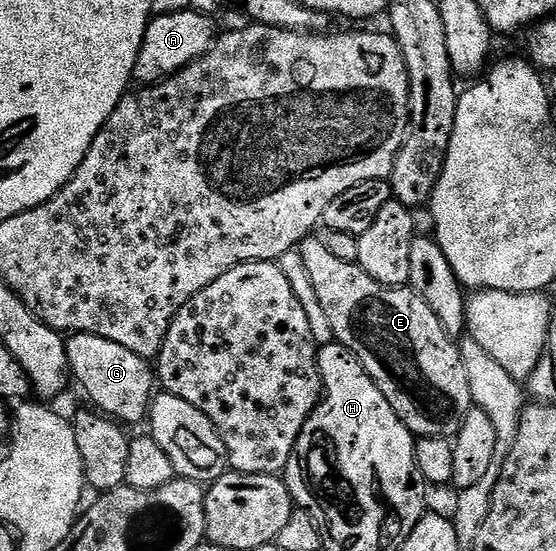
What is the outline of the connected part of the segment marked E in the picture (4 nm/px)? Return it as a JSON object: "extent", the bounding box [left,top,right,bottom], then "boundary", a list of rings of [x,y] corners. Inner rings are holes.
{"extent":[298,234,474,438],"boundary":[[[313,234],[305,238],[298,250],[302,254],[302,262],[306,266],[306,274],[310,274],[310,283],[314,286],[314,294],[318,294],[318,302],[322,302],[322,310],[326,310],[326,318],[330,318],[333,337],[339,343],[346,345],[358,357],[366,370],[366,374],[370,374],[370,378],[376,383],[378,390],[382,390],[386,402],[390,402],[390,406],[398,414],[398,418],[402,418],[402,422],[412,432],[413,437],[454,438],[458,434],[461,422],[474,406],[472,395],[470,394],[470,378],[466,378],[466,366],[460,357],[457,341],[448,335],[448,331],[442,326],[442,322],[438,322],[434,310],[430,310],[428,303],[420,297],[418,292],[412,291],[411,287],[383,288],[381,284],[374,282],[374,278],[370,278],[370,274],[366,274],[366,270],[362,270],[359,264],[342,262],[335,254],[330,254],[330,250],[324,245],[323,239],[319,235]]]}

